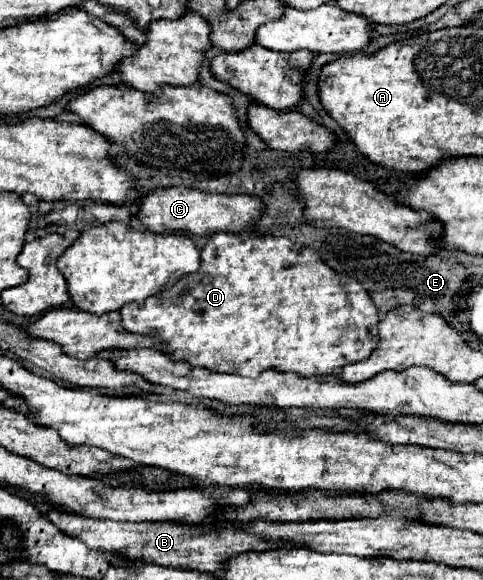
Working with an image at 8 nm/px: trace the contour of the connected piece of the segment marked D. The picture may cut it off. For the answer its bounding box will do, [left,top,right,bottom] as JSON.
[120,232,378,378]

